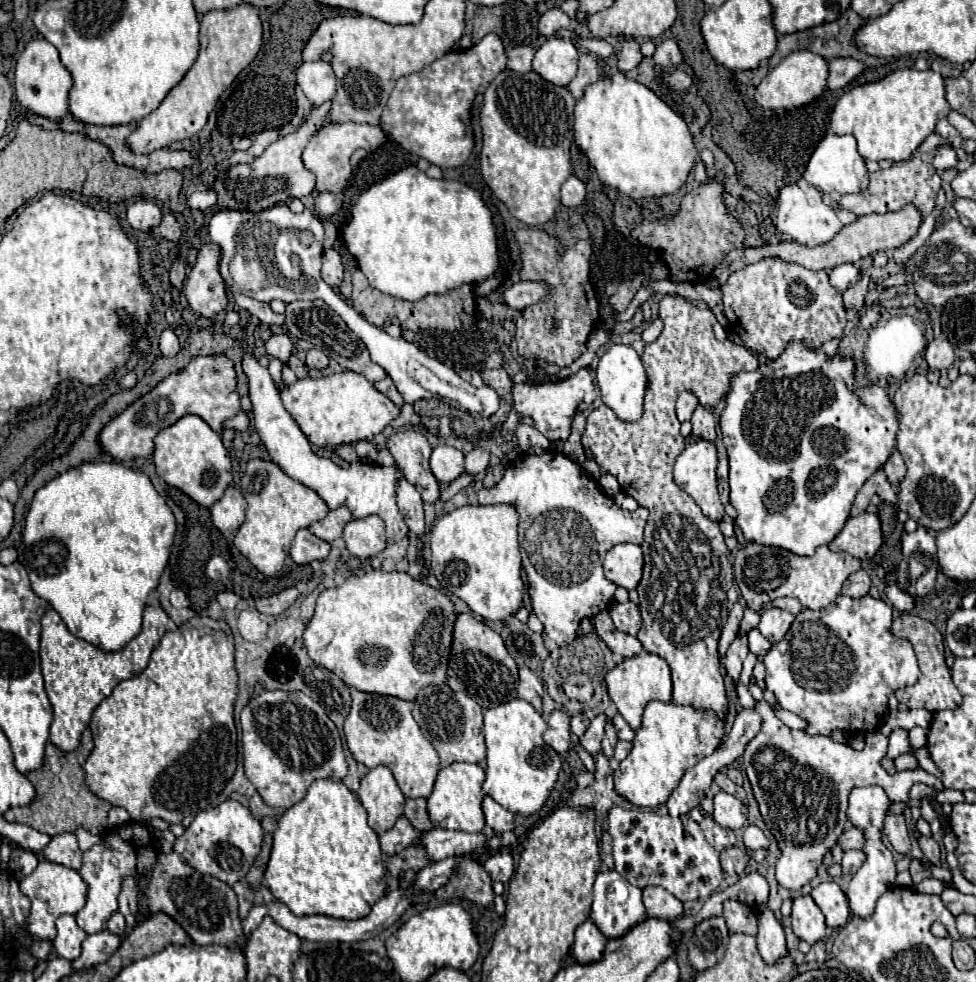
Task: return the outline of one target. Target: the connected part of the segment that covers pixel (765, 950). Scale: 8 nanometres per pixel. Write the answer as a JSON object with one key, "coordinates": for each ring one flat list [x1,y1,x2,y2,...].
{"coordinates":[[768,906,758,908,758,950,766,962,776,962,786,952,786,938,780,922]]}

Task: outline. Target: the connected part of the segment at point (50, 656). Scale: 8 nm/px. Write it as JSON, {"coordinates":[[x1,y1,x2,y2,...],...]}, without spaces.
{"coordinates":[[146,606,142,630,118,652,104,652,86,640,76,638,68,632,62,618,48,610,42,616,42,638,40,638,40,660,42,676,48,700,54,710,54,720,50,726,50,742,64,752,74,750,80,744,80,734,90,722,94,708,112,694,118,682,140,674,148,666,150,652,158,646,166,632,168,614,160,606]]}

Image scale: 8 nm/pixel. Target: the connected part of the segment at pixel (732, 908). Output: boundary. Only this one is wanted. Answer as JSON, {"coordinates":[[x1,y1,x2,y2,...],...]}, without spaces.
{"coordinates":[[726,900,722,916,728,924,728,930,756,934,756,912,750,906,736,900]]}

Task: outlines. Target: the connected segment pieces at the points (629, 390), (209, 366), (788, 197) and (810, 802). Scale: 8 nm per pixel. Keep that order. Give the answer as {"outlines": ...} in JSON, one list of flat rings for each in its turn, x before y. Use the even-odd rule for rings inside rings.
{"outlines":[[[612,344,598,362,596,368,596,380,602,392,602,400,606,406,610,406,620,420,638,420,642,416,642,400,644,400,644,390,648,384,644,366,640,356,632,346,626,344]],[[200,356,192,360,184,372,162,380,146,396,130,404,122,414,112,418,98,436,102,450,118,462,148,458,154,452,154,436,180,420,186,414,200,416,214,432,222,432,222,422,240,412,240,398,236,394,236,372,226,356]],[[784,186,778,196,778,212,776,212,774,224,776,224,778,232,788,236,792,242,798,242,798,244,804,244,810,248,830,242,842,228,836,212,824,204,822,192,814,186,806,186,806,188]],[[756,698,756,710,762,716,762,730,756,734,754,740,750,740,750,744,744,750,742,756,742,768,752,784,752,792,758,800,760,806,760,814,766,822,766,826,770,828,770,832,776,836,778,846,782,850,782,856,776,862,776,880,780,886,788,888,788,890,800,890,804,884,808,884,814,876,818,866,822,864,824,854,836,844,838,836,844,830,846,824,846,808,848,808,848,792,854,786,882,786,888,794,888,798,892,802,908,802,908,792,916,782,924,782,928,786,932,786,934,790,942,790,942,782,924,772,924,770,904,770,904,772,896,772,896,774,888,774,882,766,880,760,884,756,886,750,886,734,882,734,880,730,870,732,866,736,866,746,862,750,854,750,852,746,844,744,844,742,834,742,828,736,816,734,810,736,804,730,792,730,788,728,784,722,780,722,774,714,774,710,768,706,768,702,764,702,764,698]]]}

